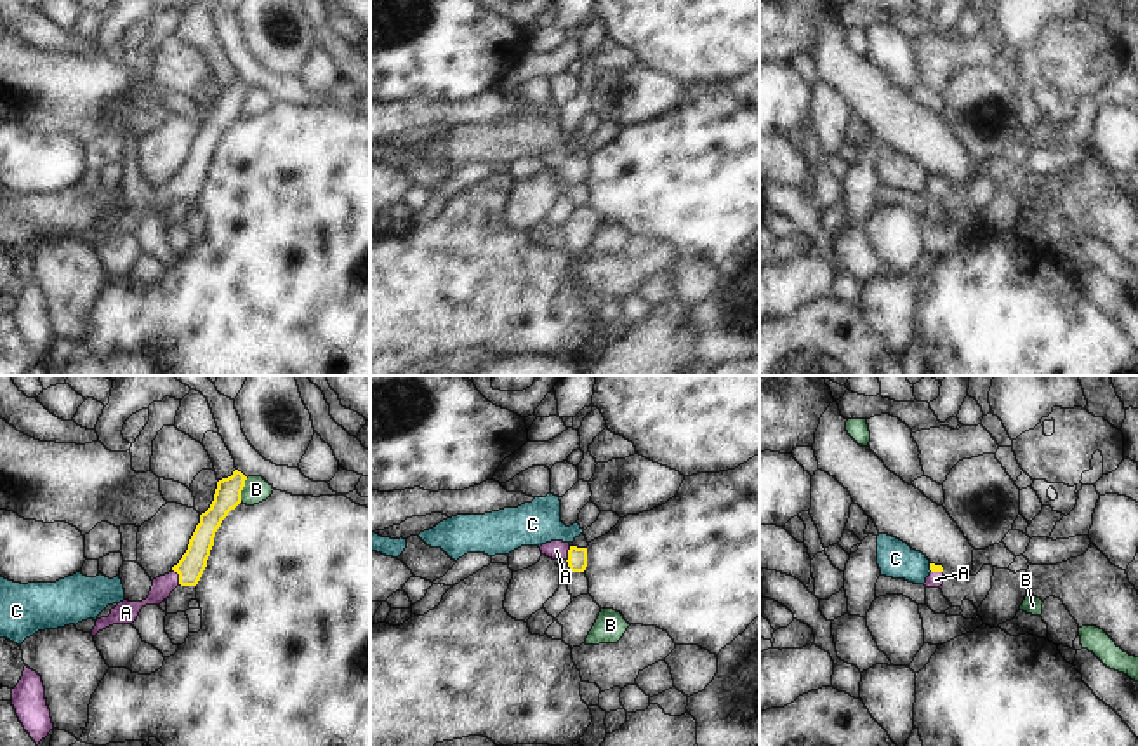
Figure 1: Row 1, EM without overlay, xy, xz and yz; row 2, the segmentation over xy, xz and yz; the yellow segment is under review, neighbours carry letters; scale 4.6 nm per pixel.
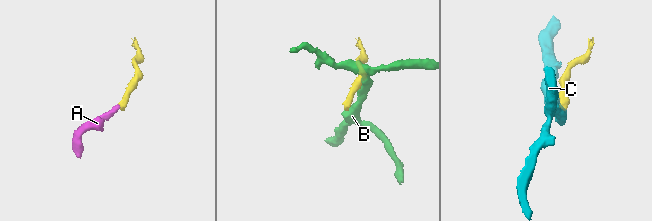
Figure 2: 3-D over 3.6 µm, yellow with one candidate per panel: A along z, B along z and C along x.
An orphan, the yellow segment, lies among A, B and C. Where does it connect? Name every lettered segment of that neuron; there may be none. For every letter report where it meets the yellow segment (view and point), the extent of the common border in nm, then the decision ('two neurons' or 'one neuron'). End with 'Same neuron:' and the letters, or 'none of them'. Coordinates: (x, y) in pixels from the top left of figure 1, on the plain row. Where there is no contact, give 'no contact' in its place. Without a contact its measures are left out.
A: meets yellow in xy at (179, 186); contact 80 nm long; one neuron
B: meets yellow in xy at (242, 99); contact 120 nm long; two neurons
C: meets yellow in yz at (930, 178); contact 40 nm long; two neurons
Same neuron: A

